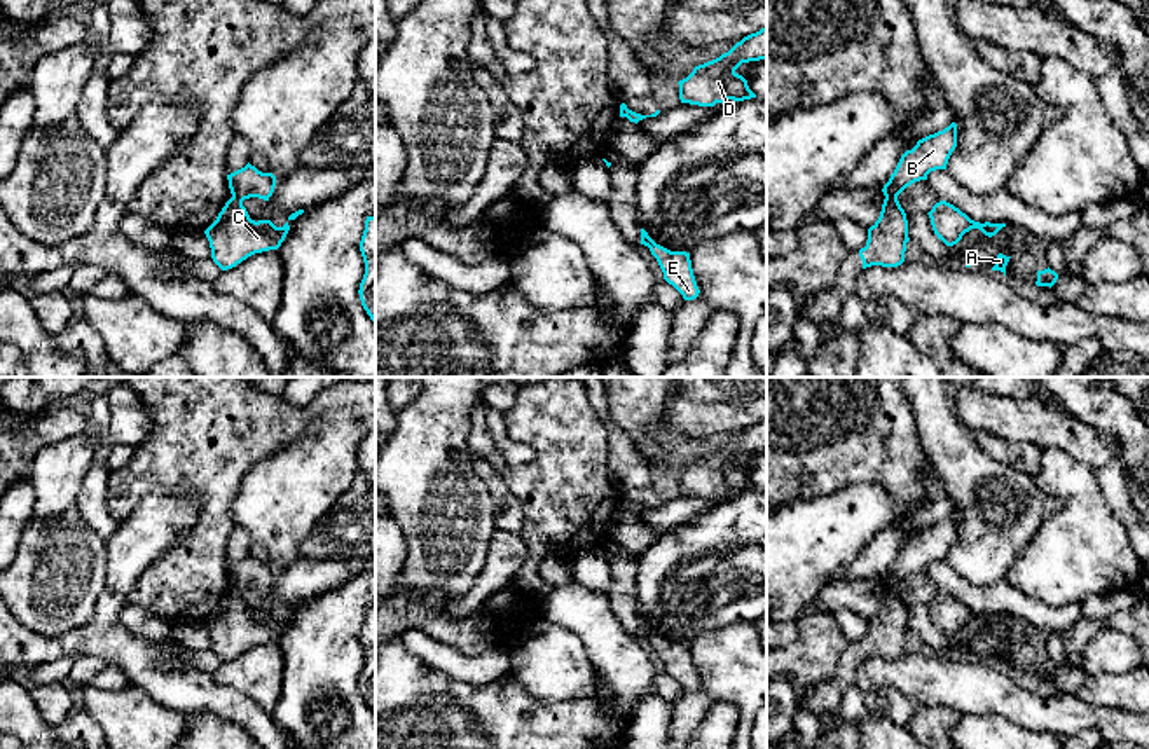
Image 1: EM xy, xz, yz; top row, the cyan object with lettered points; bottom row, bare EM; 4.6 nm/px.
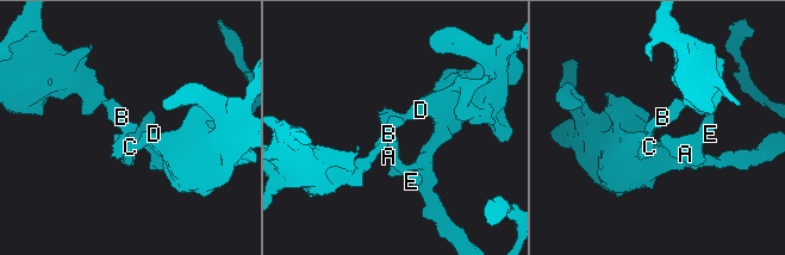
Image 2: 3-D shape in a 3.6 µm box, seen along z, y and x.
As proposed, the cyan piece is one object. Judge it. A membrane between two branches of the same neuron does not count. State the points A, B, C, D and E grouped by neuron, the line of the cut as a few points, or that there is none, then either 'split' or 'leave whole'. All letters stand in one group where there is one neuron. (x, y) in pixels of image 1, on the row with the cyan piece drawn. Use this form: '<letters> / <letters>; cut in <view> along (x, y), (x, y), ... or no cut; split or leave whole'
A C D E / B; cut in yz along (886, 196), (896, 199); split

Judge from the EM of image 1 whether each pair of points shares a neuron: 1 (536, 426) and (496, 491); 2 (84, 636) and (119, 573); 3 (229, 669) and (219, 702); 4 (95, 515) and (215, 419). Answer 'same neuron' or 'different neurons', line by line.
1: different neurons
2: same neuron
3: different neurons
4: different neurons

